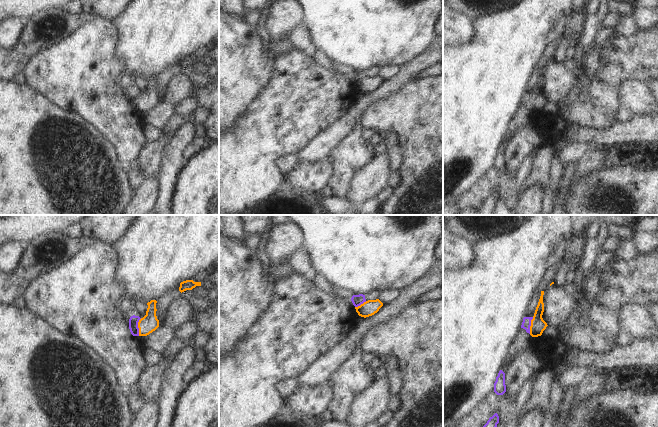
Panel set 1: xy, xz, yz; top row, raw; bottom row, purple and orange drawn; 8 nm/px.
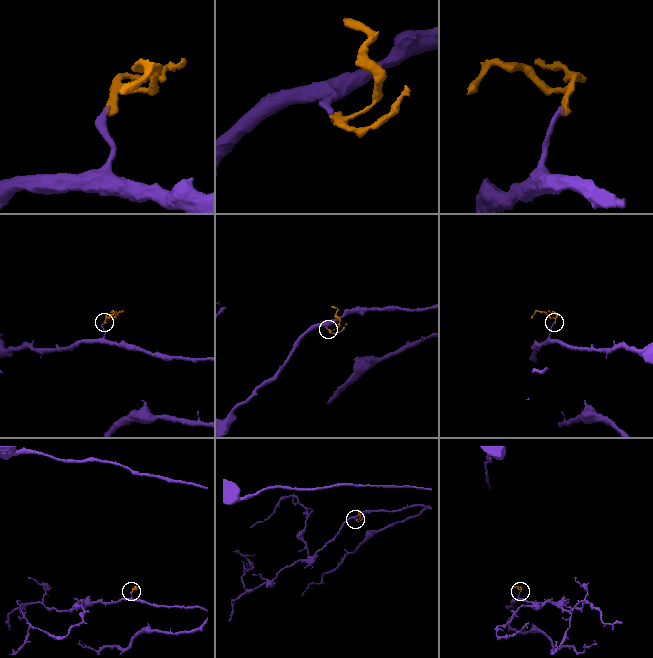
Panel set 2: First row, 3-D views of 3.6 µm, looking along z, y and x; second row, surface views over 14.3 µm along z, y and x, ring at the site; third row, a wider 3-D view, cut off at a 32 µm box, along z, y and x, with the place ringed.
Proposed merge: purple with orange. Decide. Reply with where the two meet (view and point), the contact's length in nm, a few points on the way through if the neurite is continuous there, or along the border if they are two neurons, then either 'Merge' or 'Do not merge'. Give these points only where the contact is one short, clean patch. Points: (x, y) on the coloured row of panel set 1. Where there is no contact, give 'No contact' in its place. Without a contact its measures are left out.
Touches purple at xy (137, 327). Shared border 150 nm. Path across: xy (133, 321), (137, 327), (145, 326), (149, 323). Merge

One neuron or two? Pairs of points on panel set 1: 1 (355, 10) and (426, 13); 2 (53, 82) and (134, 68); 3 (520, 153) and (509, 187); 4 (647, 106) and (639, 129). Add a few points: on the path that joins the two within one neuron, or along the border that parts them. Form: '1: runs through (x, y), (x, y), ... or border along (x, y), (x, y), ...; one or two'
1: runs through (373, 10), (408, 10); one
2: border along (114, 48), (114, 51), (122, 60), (123, 70); two
3: border along (530, 154), (513, 172), (507, 169); two
4: border along (634, 113), (647, 114); two

